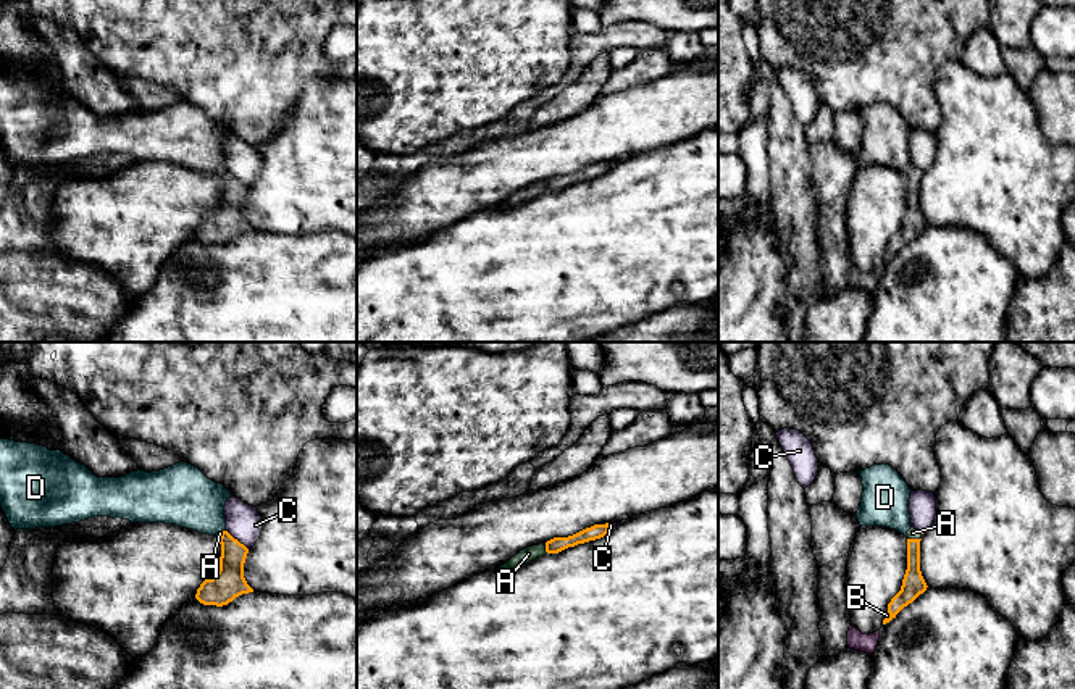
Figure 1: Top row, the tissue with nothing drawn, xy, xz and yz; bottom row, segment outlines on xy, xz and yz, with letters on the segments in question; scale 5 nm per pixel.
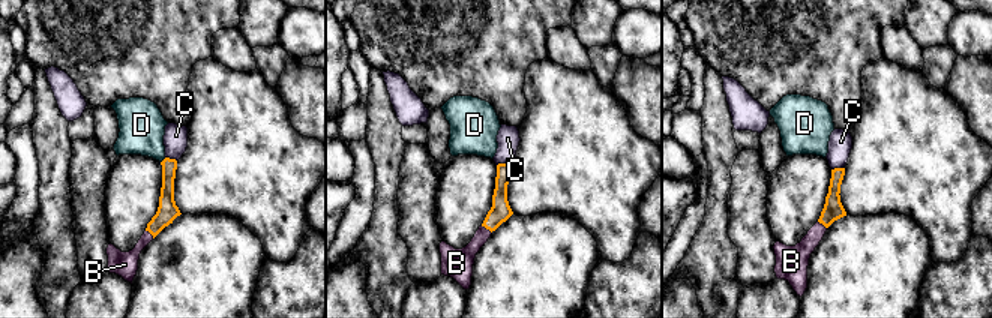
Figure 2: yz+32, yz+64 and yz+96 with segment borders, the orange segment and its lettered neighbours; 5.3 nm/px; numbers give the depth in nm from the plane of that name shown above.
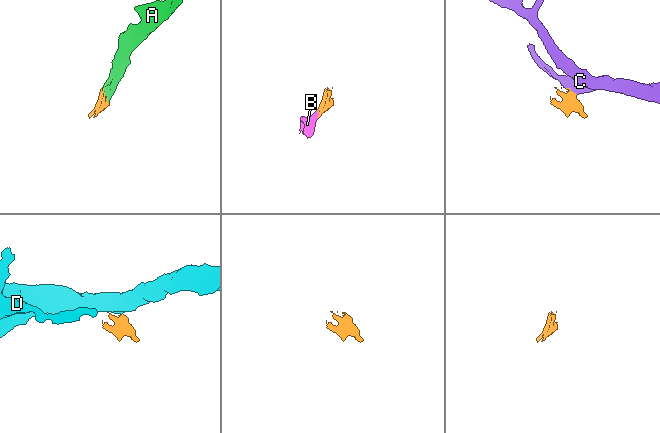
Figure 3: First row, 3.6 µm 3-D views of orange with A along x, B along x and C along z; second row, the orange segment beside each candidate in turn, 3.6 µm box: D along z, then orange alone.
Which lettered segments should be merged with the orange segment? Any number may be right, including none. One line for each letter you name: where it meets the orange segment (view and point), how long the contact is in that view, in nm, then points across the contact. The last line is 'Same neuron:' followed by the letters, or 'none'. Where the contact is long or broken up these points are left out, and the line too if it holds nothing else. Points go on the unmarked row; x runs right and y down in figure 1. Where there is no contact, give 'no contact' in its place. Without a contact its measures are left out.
A: meets orange in xz at (546, 187); contact 40 nm long; runs through xz (557, 183), (546, 187), (528, 192)
B: meets orange in yz at (890, 254); contact 40 nm long; runs through yz (914, 223), (890, 254), (886, 254)
Same neuron: A, B

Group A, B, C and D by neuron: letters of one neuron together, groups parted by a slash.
A B / C / D

